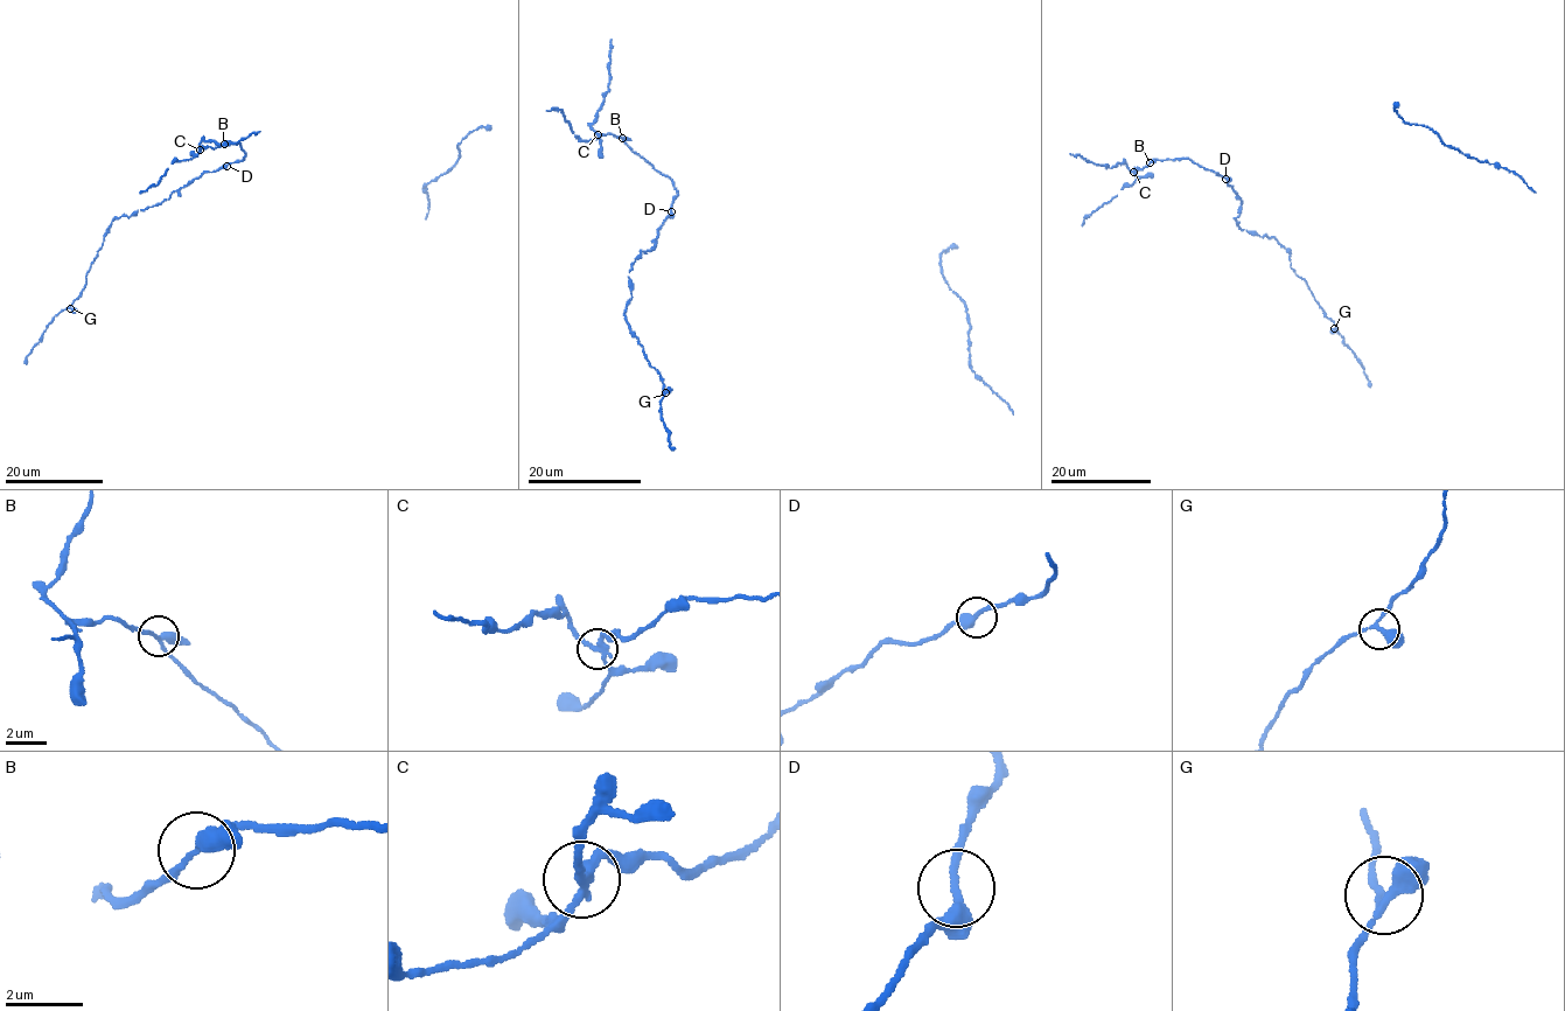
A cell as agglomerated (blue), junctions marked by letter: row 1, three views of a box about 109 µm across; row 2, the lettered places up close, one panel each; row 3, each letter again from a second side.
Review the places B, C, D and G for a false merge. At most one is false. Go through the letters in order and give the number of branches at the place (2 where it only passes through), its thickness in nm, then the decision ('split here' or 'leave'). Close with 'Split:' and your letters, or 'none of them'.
B: 3 branches meet; 220 nm thick; leave
C: 3 branches meet; 200 nm thick; split here
D: 3 branches meet; 280 nm thick; leave
G: 3 branches meet; 280 nm thick; leave
Split: C

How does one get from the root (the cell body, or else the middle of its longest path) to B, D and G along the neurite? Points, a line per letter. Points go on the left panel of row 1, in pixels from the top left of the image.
B: (243, 160), (246, 157), (240, 144), (224, 144)
D: (243, 160), (226, 166)
G: (243, 160), (204, 172), (168, 200), (130, 217), (114, 217), (83, 290), (70, 308)

